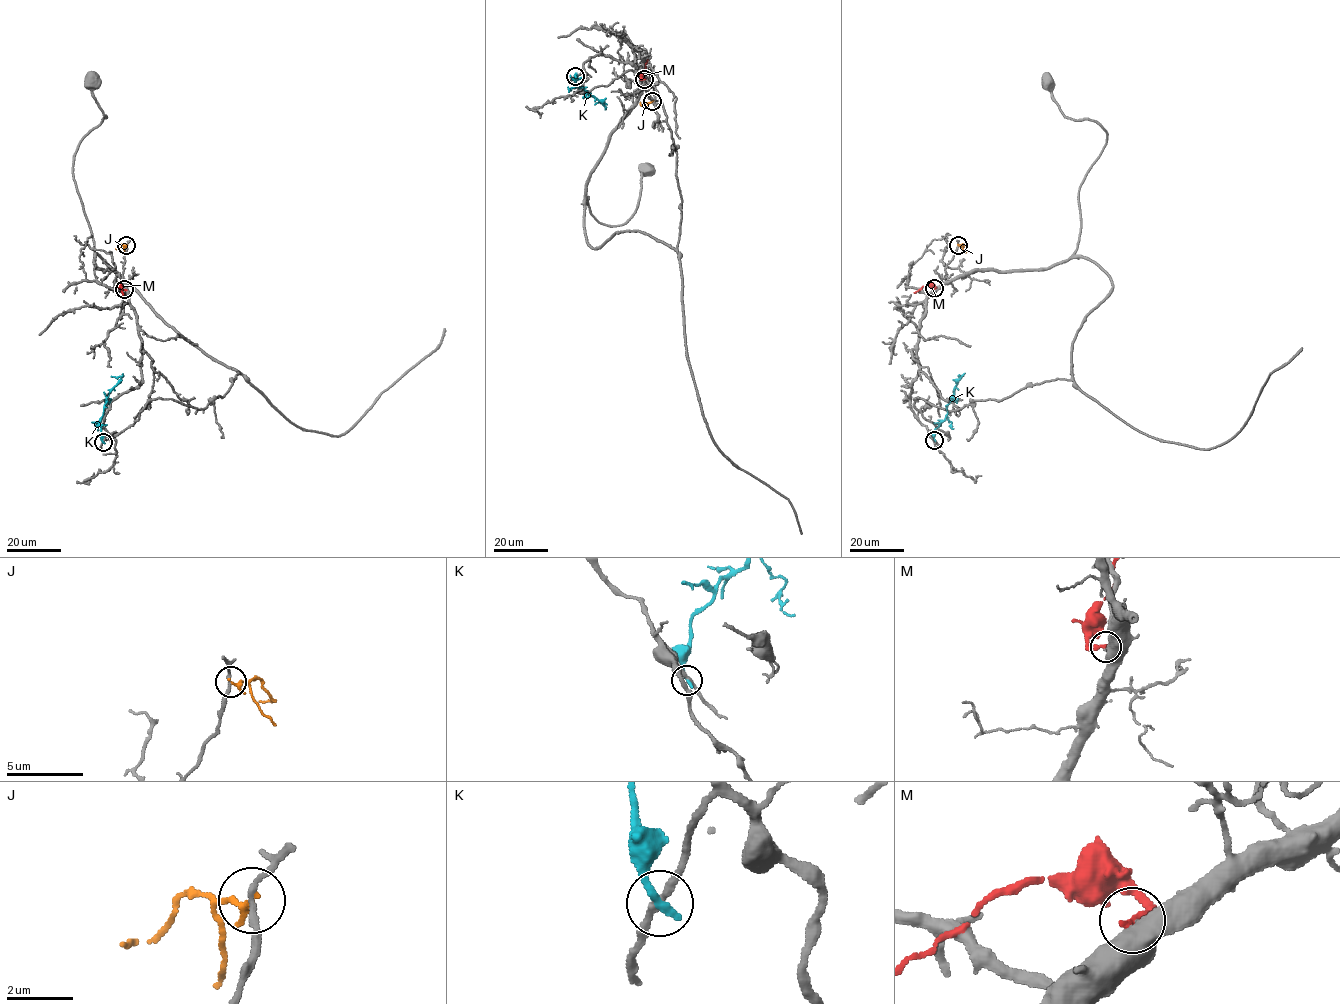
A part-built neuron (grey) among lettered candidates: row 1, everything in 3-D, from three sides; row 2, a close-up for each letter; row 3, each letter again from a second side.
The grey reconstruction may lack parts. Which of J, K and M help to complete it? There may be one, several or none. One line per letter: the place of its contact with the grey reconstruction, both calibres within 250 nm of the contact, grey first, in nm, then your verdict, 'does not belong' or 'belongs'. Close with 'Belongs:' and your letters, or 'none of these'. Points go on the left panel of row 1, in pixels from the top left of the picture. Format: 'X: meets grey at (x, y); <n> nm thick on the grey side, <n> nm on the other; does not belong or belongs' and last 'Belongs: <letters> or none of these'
J: meets grey at (126, 245); 190 nm thick on the grey side, 240 nm on the other; does not belong
K: meets grey at (103, 442); 220 nm thick on the grey side, 280 nm on the other; does not belong
M: meets grey at (124, 289); 440 nm thick on the grey side, 280 nm on the other; does not belong
Belongs: none of these

